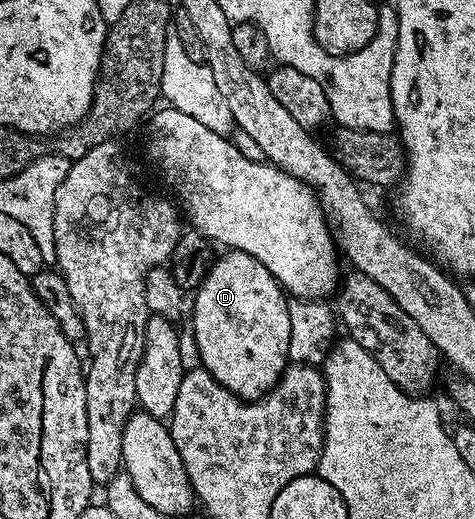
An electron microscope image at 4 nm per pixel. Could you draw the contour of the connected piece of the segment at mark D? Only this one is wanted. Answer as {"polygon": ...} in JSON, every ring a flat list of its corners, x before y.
{"polygon":[[235,251,225,252,225,257,217,256,213,260,212,266,208,268,208,273,204,276,204,281,200,284,199,289,195,290,193,299,190,301,190,317,192,313,192,337,196,340,196,353,200,356,199,364,207,373,214,375,214,379,218,379,218,383,222,383,222,387,226,387,235,397,240,397,244,401,259,401,271,391,280,381,280,376,284,374,284,370,288,368,290,362,288,358,288,348,290,347,290,318,288,312,288,300,280,284,274,279,274,275,270,275,270,271,266,271,266,267,262,267,262,263,258,263,258,259,254,259,245,253]]}

